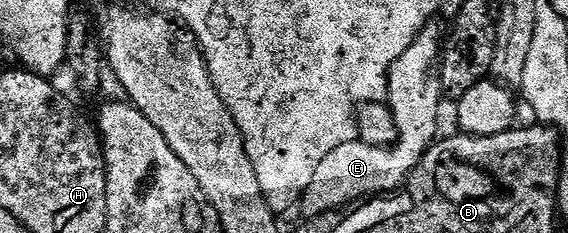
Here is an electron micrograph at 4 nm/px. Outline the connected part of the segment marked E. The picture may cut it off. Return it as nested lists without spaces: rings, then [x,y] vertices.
[[[429,24],[415,37],[413,44],[405,50],[402,56],[391,65],[391,71],[387,77],[387,97],[399,129],[398,142],[391,146],[374,146],[356,140],[349,144],[341,144],[341,148],[333,148],[333,152],[329,152],[329,156],[325,156],[325,160],[321,160],[321,164],[317,167],[317,172],[313,176],[313,181],[309,183],[309,188],[305,188],[303,193],[301,207],[303,206],[307,216],[329,214],[338,211],[340,209],[338,206],[343,206],[346,202],[355,204],[368,196],[383,196],[402,187],[403,183],[407,181],[407,177],[415,171],[417,164],[440,133],[438,130],[441,78],[437,73],[440,62],[441,38],[439,42],[439,30],[435,27],[435,24]]]

